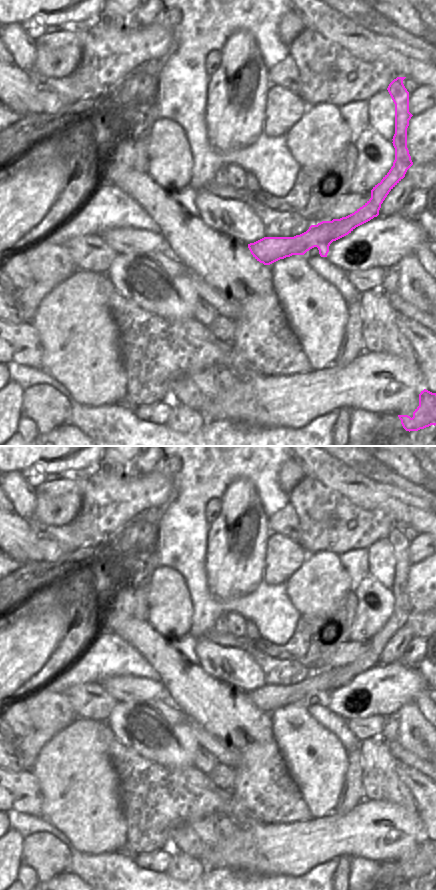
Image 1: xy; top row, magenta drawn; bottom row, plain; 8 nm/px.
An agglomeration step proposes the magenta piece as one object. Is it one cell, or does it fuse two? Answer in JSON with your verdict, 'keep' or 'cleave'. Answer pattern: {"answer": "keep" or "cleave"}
{"answer": "cleave"}

